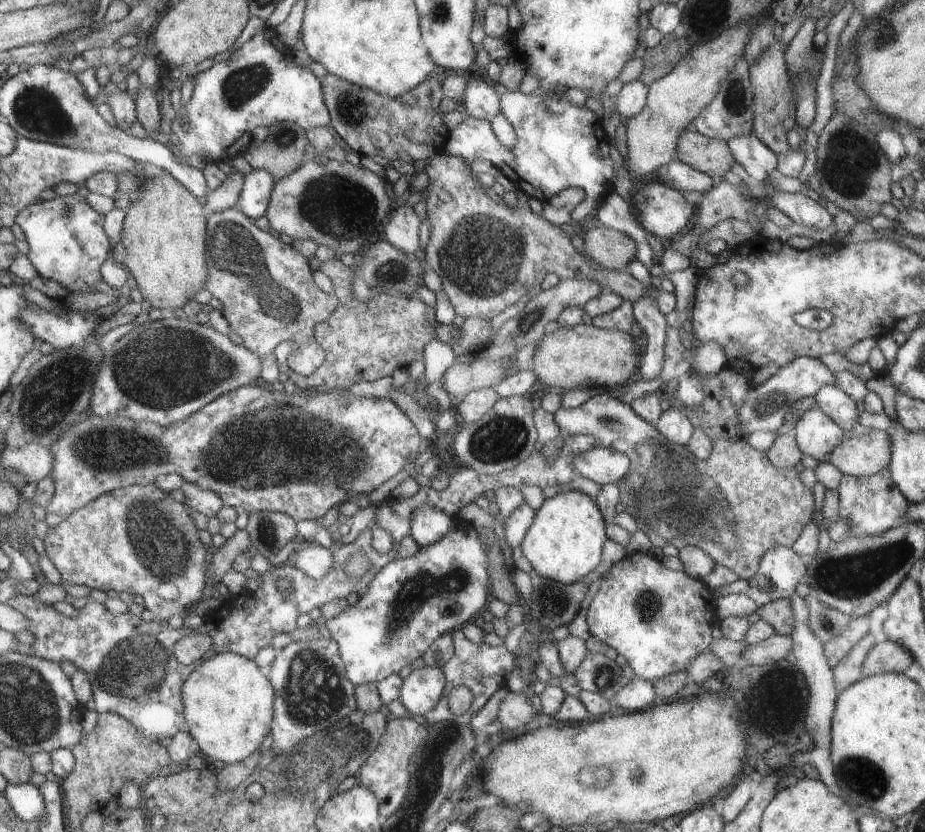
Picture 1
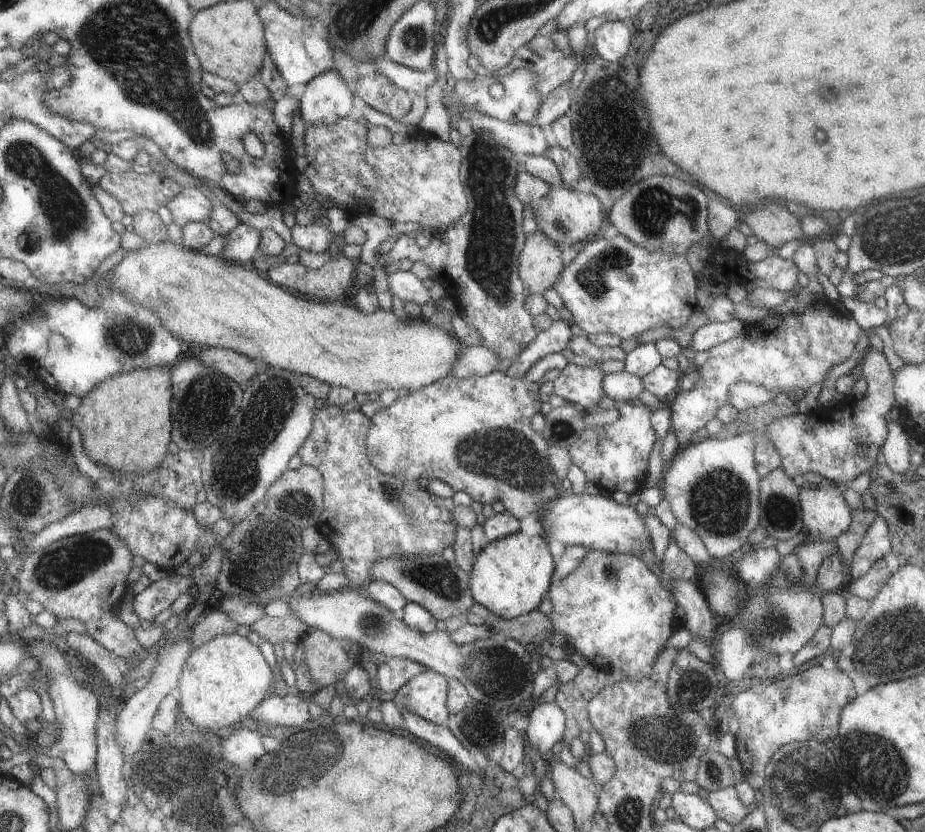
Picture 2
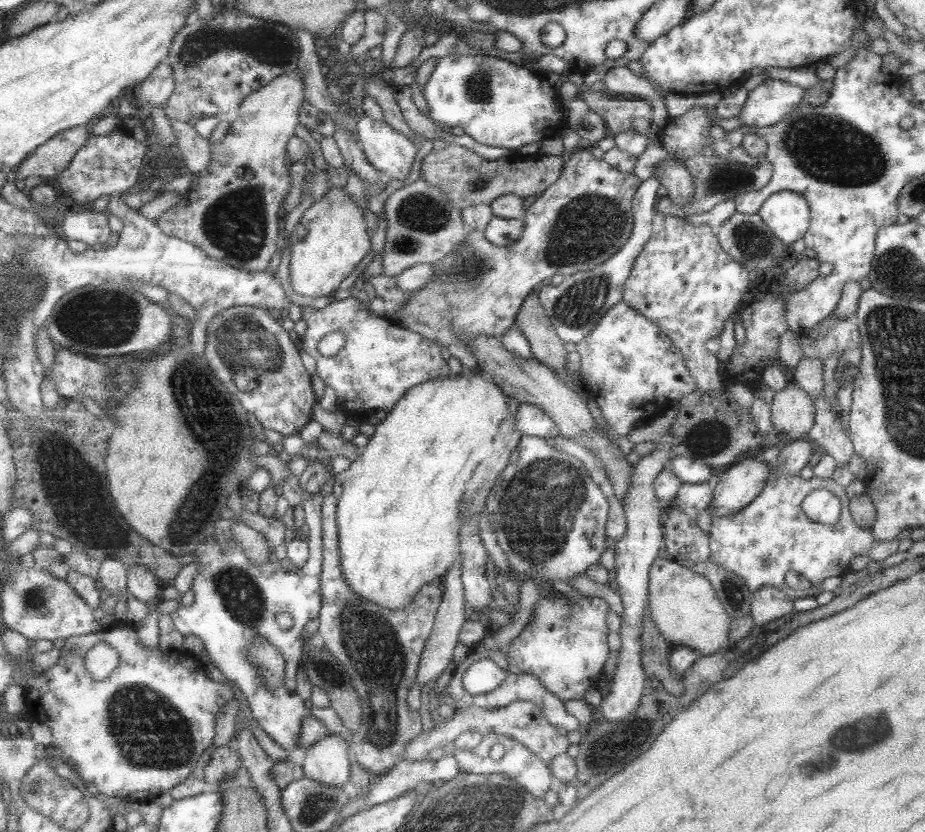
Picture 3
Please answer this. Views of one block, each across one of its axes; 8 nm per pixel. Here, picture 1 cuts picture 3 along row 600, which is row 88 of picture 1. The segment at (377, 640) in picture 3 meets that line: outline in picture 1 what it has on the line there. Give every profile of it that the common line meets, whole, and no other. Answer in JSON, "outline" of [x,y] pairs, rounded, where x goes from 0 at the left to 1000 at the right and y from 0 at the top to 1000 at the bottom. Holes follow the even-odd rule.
{"outline":[[[357,87],[349,99],[354,126],[359,135],[359,151],[391,188],[413,185],[422,192],[436,191],[445,195],[467,191],[478,183],[478,175],[480,179],[482,178],[486,165],[489,165],[490,156],[484,154],[484,149],[480,144],[482,136],[478,136],[478,120],[483,117],[479,99],[469,94],[468,89],[450,106],[430,118],[411,113],[408,108],[383,101]]]}

